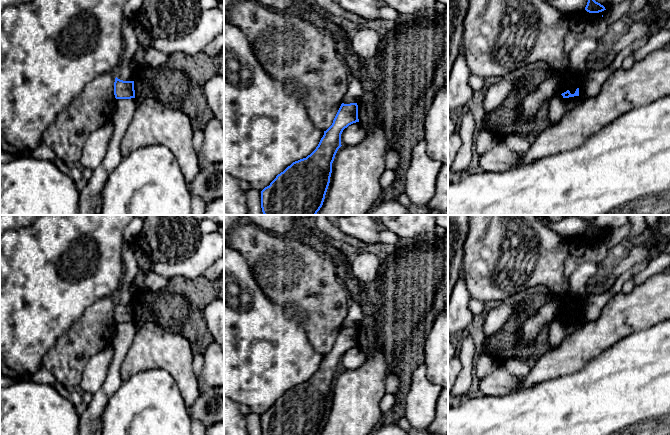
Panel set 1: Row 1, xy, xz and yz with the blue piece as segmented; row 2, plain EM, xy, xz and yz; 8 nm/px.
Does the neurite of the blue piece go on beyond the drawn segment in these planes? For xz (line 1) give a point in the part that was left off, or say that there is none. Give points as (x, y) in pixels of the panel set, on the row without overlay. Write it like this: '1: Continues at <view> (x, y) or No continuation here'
1: No continuation here

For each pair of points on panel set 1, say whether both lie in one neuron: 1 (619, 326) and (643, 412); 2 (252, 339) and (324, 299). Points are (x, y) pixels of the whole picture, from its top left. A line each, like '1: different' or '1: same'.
1: different
2: different

